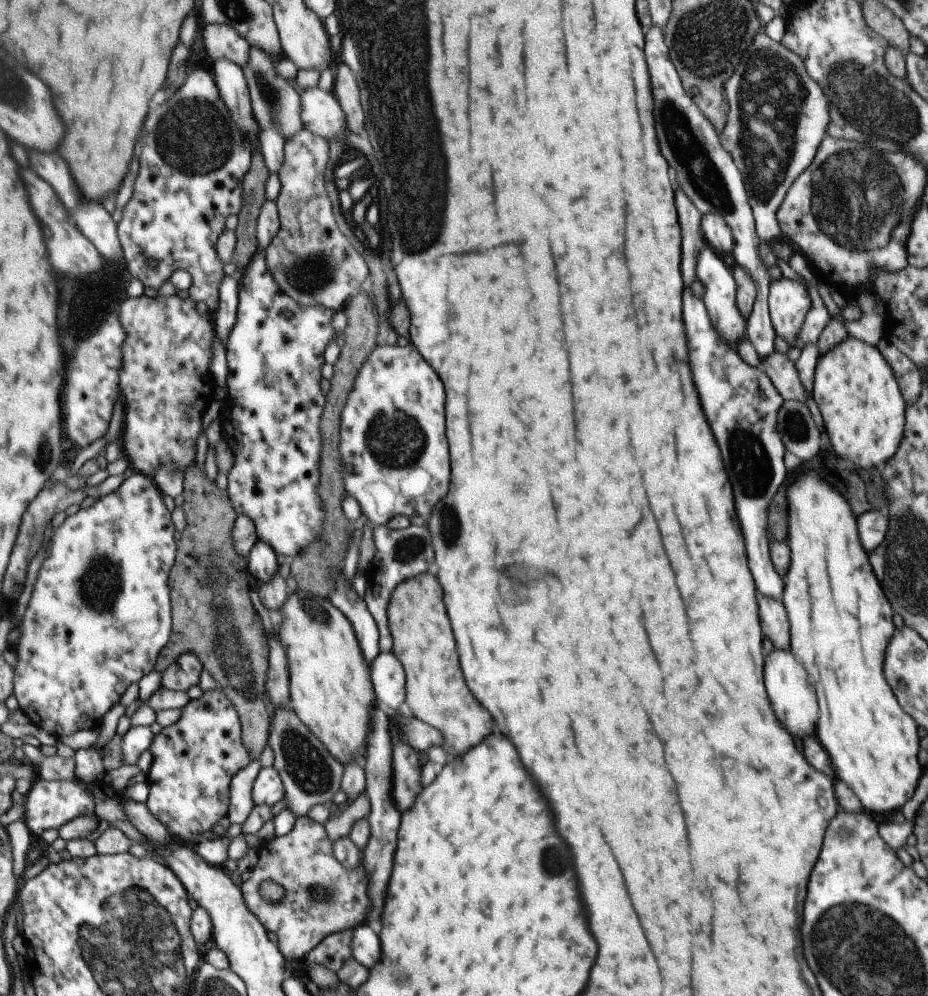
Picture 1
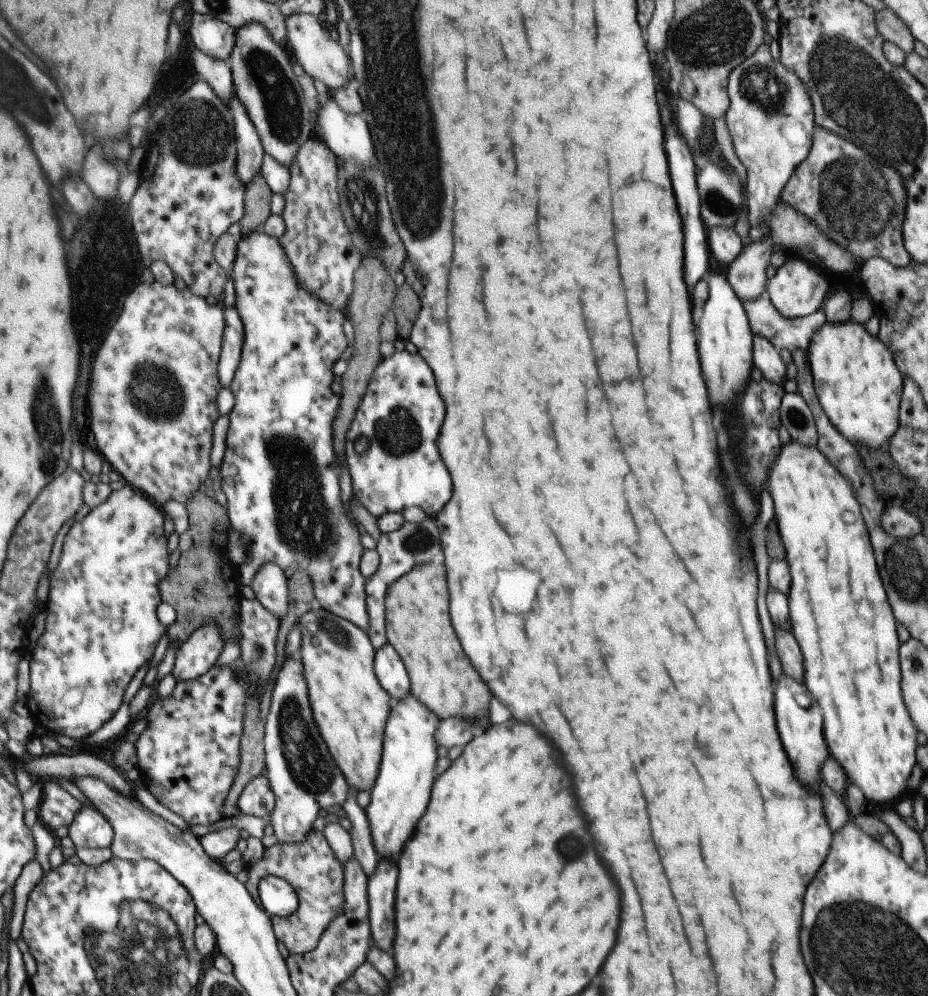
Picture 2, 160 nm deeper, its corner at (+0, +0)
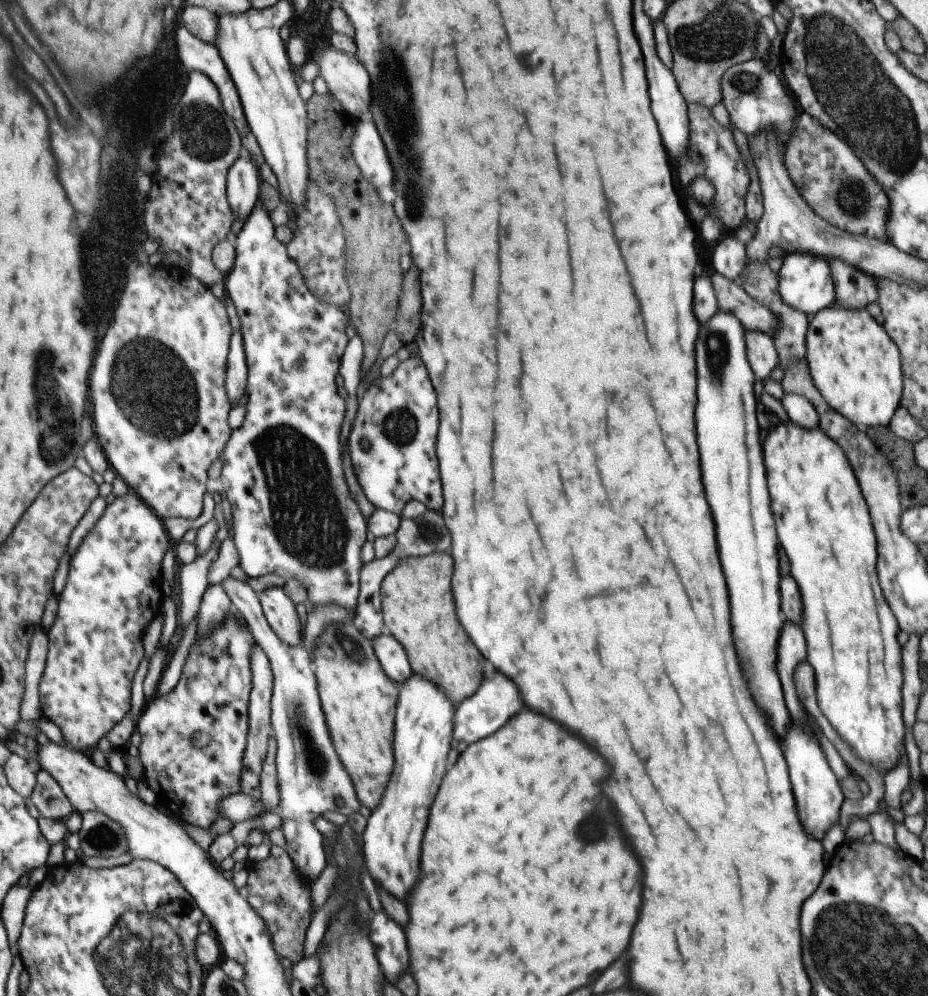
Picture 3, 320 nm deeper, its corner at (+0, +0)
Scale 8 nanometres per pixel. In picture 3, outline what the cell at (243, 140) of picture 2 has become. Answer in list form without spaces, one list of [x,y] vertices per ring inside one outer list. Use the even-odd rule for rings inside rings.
[[[241,152],[226,174],[226,201],[235,218],[236,227],[249,216],[258,200],[257,167],[249,155]]]

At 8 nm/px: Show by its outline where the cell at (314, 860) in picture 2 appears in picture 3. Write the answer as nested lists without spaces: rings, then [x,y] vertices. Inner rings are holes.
[[[269,845],[269,855],[260,861],[246,863],[246,885],[243,888],[249,906],[261,917],[270,934],[272,949],[279,958],[287,958],[294,965],[302,956],[303,938],[311,912],[310,881],[300,880],[292,860],[284,847]]]

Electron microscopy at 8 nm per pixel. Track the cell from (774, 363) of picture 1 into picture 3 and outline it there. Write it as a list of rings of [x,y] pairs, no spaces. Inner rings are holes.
[[[745,331],[745,356],[756,380],[768,378],[769,372],[778,364],[771,336],[764,332]]]

